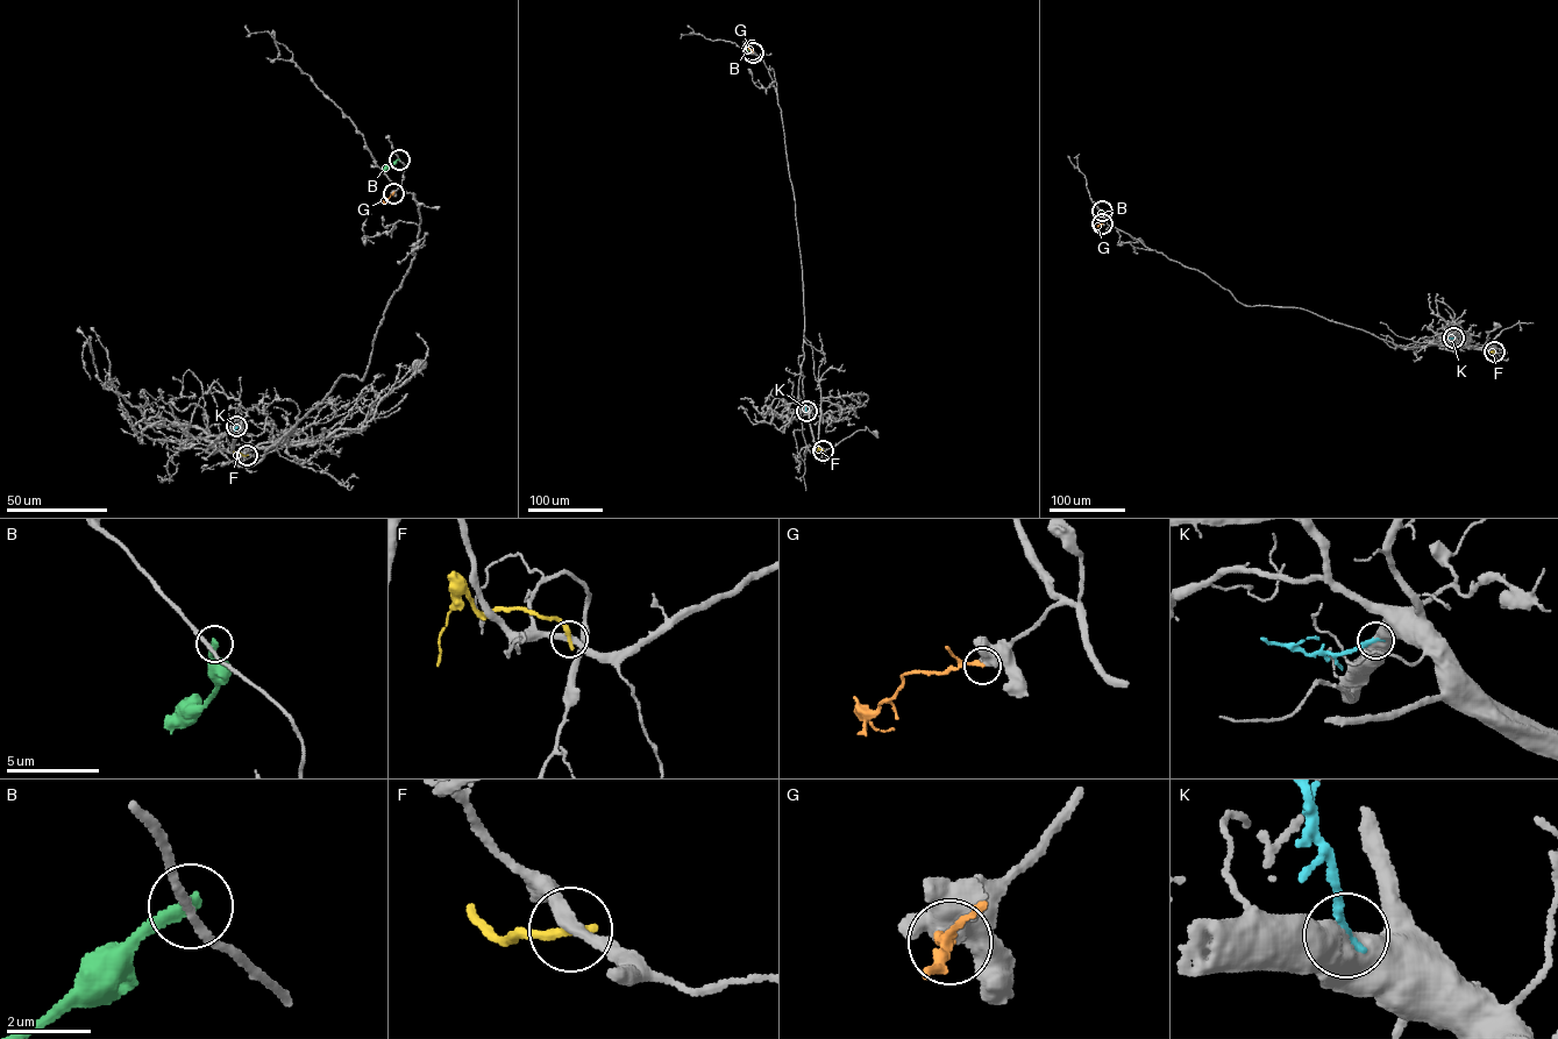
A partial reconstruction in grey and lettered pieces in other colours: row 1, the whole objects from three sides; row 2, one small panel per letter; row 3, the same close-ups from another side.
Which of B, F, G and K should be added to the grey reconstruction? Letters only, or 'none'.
none

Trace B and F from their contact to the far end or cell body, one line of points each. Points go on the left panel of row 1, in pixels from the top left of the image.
B: (398, 159), (384, 170)
F: (247, 455), (233, 452)

